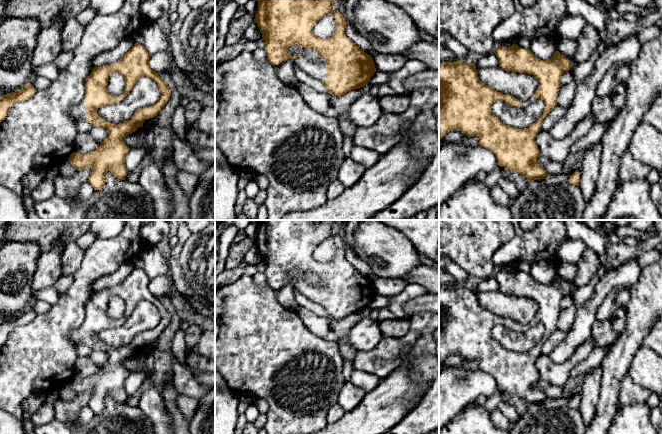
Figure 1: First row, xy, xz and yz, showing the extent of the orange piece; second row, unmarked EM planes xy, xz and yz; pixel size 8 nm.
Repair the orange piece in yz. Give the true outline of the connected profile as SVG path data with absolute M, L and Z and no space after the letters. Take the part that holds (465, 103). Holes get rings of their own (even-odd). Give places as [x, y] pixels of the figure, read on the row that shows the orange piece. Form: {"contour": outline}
{"contour": "M517 44L510 47L498 46L496 56L499 66L511 72L527 73L539 81L533 98L541 98L545 107L541 117L531 126L518 129L502 123L492 114L491 107L497 101L504 101L511 106L522 106L512 95L496 91L492 86L483 84L478 77L475 65L469 65L463 60L439 63L439 141L450 131L458 130L467 135L479 136L479 146L491 150L497 159L497 165L505 170L515 171L525 176L529 181L541 180L548 175L547 171L537 162L541 156L535 138L541 131L543 119L557 106L557 96L561 87L561 76L572 66L569 59L555 51L549 60L538 59L530 49L523 49Z"}

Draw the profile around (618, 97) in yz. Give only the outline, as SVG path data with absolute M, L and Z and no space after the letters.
M618 84L610 94L613 105L620 112L626 104L626 88L623 84Z

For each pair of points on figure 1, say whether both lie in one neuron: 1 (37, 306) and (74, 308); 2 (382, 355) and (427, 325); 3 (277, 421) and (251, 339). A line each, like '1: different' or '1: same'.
1: different
2: same
3: same

